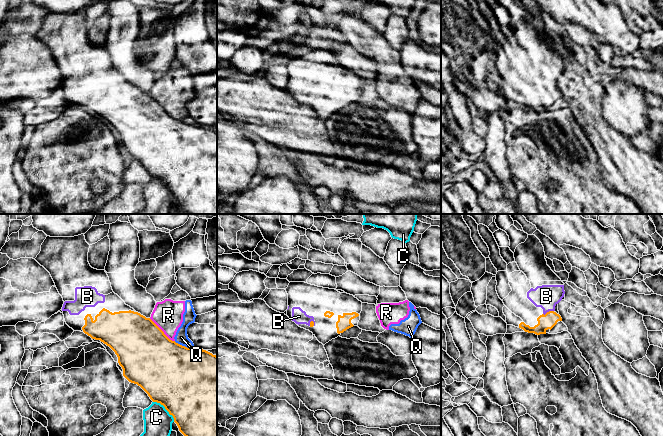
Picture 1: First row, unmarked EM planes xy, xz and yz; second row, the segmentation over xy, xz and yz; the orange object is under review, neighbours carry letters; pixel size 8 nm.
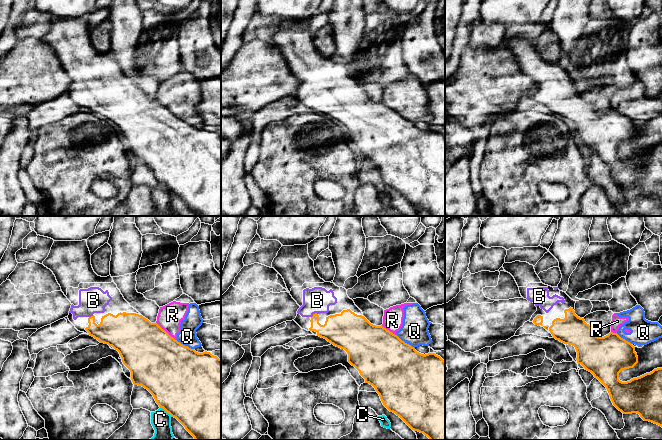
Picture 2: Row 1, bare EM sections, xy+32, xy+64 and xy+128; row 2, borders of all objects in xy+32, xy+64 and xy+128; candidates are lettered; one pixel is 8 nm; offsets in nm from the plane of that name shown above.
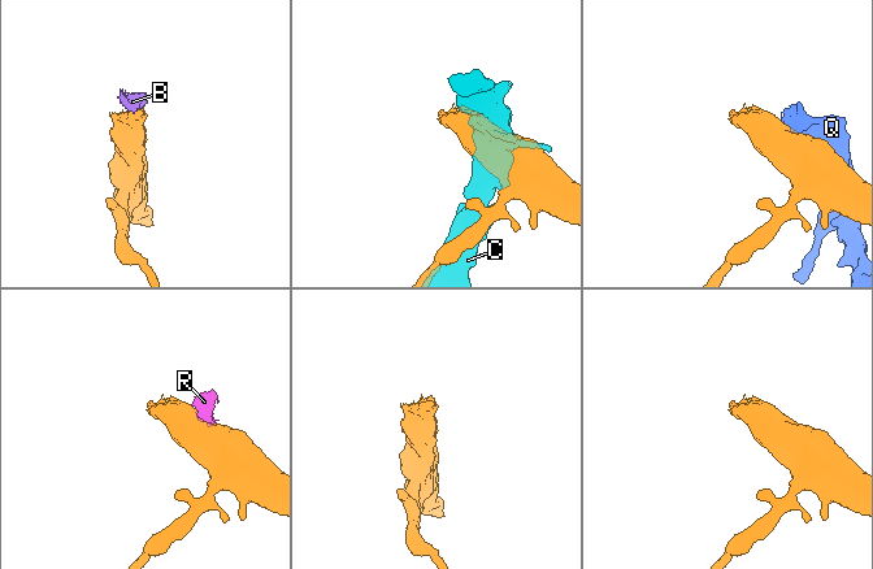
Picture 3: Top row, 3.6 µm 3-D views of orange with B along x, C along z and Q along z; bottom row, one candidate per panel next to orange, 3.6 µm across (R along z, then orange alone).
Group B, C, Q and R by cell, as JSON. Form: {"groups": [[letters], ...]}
{"groups": [["B"], ["C"], ["Q", "R"]]}

